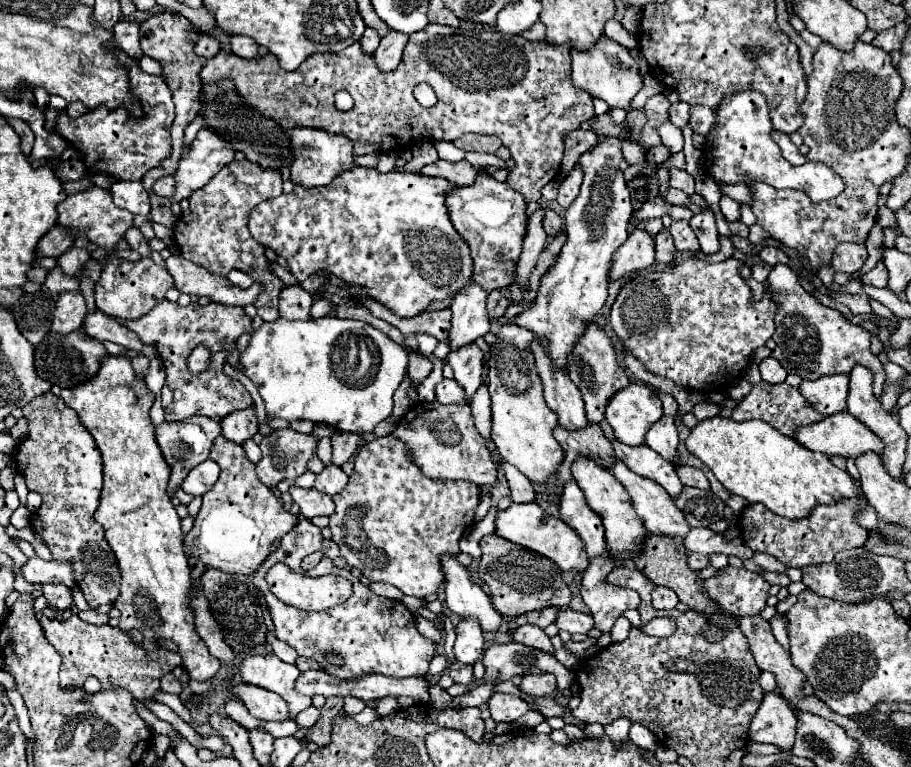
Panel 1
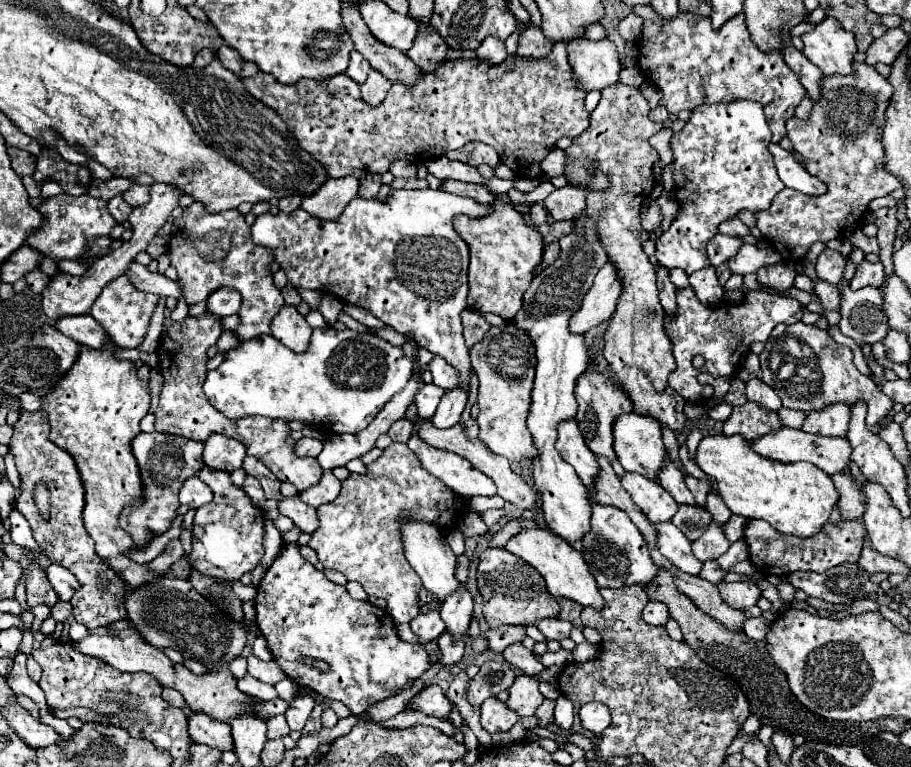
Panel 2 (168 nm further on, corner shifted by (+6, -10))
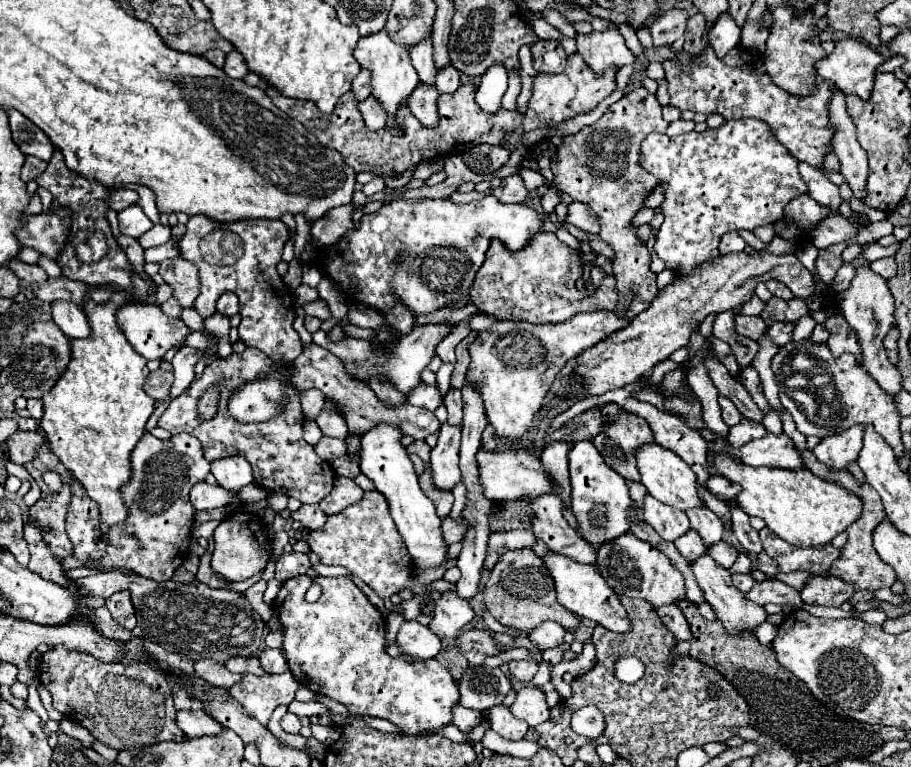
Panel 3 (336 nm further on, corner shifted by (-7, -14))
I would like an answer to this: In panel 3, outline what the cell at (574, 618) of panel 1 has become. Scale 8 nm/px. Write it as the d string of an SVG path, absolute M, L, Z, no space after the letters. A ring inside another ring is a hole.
M544 622L530 632L530 640L534 640L540 646L540 650L546 650L562 644L564 634L566 630L562 630L562 626L558 626L556 622Z

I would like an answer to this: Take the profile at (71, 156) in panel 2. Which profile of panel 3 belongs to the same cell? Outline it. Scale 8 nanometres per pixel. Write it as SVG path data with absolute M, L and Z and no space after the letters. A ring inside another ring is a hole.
M119 184L114 187L114 189L133 189L138 192L139 197L141 198L141 202L138 202L138 205L144 210L144 213L150 218L154 225L160 223L160 214L158 212L156 203L155 203L155 195L153 191L140 184Z

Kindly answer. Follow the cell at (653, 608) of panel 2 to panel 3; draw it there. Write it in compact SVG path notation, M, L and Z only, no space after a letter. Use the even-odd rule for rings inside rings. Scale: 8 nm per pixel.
M676 604L670 606L662 606L658 610L658 616L662 620L662 624L676 636L676 640L690 640L690 626L684 618L684 614L680 612L680 608Z

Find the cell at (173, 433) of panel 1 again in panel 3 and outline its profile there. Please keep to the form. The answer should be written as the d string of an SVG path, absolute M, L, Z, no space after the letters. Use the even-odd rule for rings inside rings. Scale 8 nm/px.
M146 432L146 436L142 436L142 442L138 442L138 446L132 450L132 482L128 482L122 488L124 502L128 506L130 516L128 516L126 524L114 526L110 536L104 538L98 528L98 506L94 502L90 502L90 498L86 496L86 492L78 484L78 480L72 482L74 498L68 508L66 532L74 544L74 558L78 558L78 560L98 558L100 564L96 564L96 566L100 566L100 568L130 568L156 582L170 580L174 570L188 556L188 546L190 546L190 538L192 538L190 528L192 528L196 510L188 502L188 494L194 484L198 484L206 478L208 472L210 472L210 462L206 462L206 458L202 454L202 444L198 442L198 438L194 438L190 434L178 434L178 436L172 436L170 440L158 440L150 432Z

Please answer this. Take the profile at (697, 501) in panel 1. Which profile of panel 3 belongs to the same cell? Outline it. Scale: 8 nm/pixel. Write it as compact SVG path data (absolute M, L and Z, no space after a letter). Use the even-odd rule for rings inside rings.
M688 530L686 534L682 534L682 538L676 538L676 548L680 550L680 554L688 560L688 562L692 562L692 560L696 560L698 556L702 556L708 548L706 548L706 544L702 542L702 538L698 538L698 532L696 530Z

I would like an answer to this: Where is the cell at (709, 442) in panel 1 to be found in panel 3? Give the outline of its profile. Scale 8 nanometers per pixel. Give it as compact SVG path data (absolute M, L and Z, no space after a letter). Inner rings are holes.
M726 452L712 456L712 466L724 478L738 482L742 492L734 498L748 514L758 516L766 526L788 544L794 546L822 546L844 532L862 512L862 500L838 484L826 482L810 470L780 470L780 468L752 468L742 466Z

